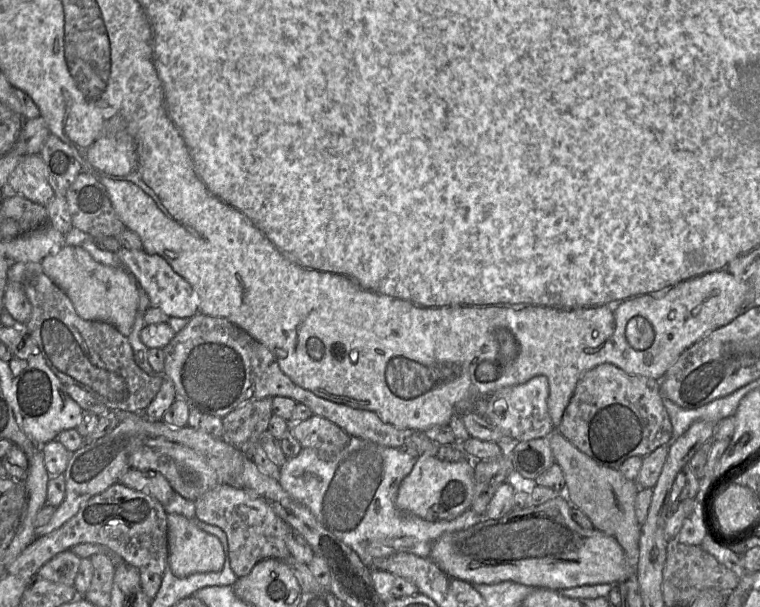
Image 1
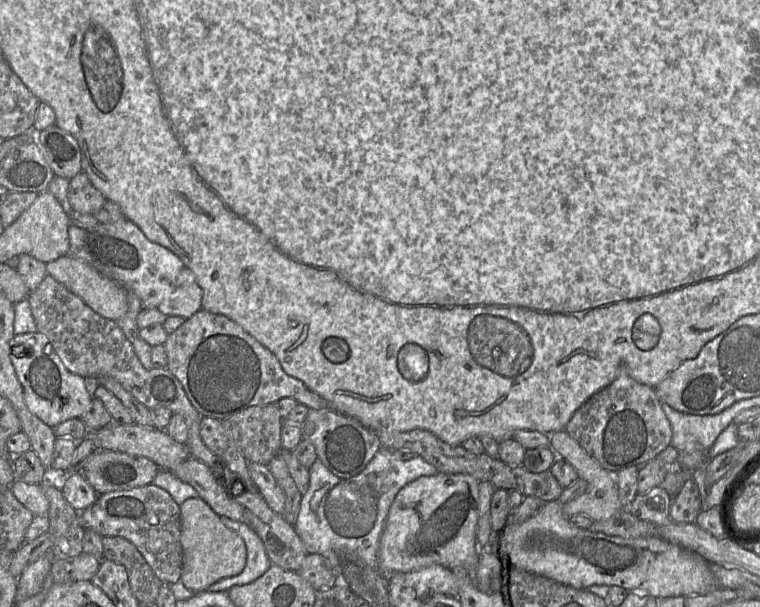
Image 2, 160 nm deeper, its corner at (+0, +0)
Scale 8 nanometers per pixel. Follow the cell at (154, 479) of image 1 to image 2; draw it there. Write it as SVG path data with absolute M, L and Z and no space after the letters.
M97 449L87 458L81 472L100 495L148 485L158 471L159 467L145 457Z

